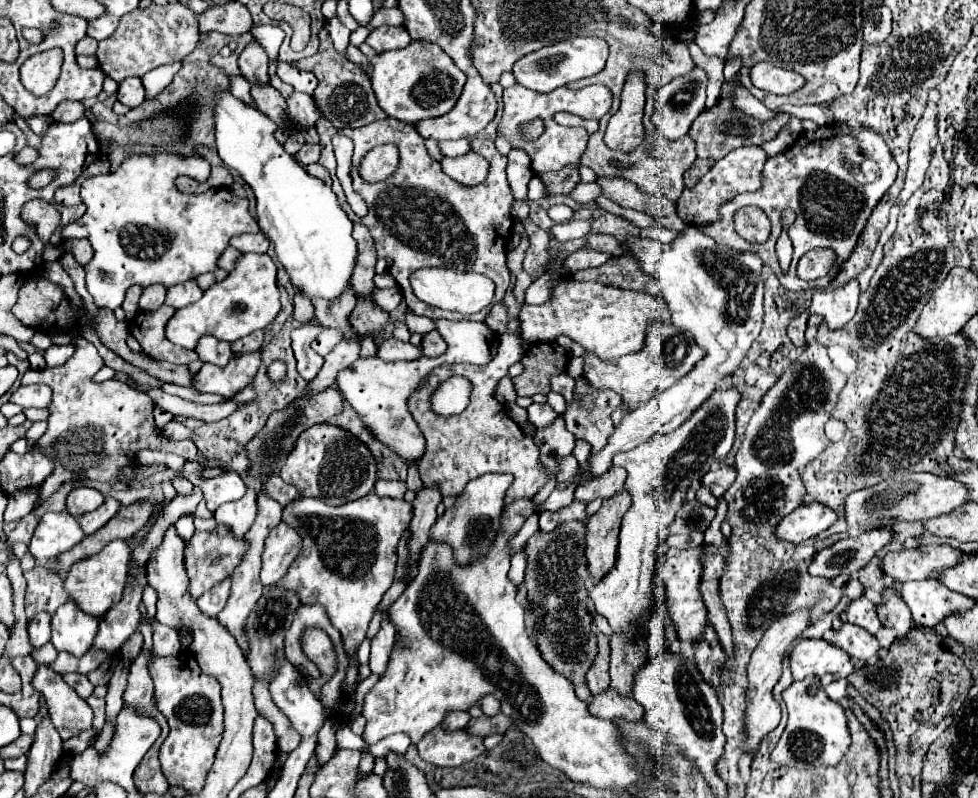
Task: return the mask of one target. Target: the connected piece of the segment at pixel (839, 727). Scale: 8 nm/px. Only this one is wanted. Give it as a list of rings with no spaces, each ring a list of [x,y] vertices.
[[[806,677],[804,681],[794,681],[784,693],[782,699],[788,707],[788,725],[774,747],[770,759],[784,767],[798,769],[818,769],[838,765],[840,759],[850,749],[850,729],[842,705],[832,701],[816,677]]]

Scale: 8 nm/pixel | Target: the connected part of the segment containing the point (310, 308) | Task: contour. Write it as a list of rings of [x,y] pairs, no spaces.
[[[294,295],[294,319],[300,321],[302,325],[306,325],[314,319],[314,305],[310,299],[306,299],[302,295]]]

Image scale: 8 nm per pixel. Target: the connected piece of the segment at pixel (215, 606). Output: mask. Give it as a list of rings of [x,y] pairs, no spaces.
[[[224,579],[222,583],[218,583],[218,587],[212,587],[210,591],[206,591],[206,595],[198,597],[198,607],[210,617],[218,615],[230,597],[231,585],[232,579]]]

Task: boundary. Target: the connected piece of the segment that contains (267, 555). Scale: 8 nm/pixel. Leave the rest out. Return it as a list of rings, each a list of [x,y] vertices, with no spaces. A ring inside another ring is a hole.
[[[284,521],[278,523],[278,527],[274,527],[266,537],[262,571],[260,571],[262,585],[268,587],[270,583],[282,579],[286,569],[298,557],[300,551],[302,551],[302,537],[298,535],[298,531],[294,531],[294,527],[290,527]]]

